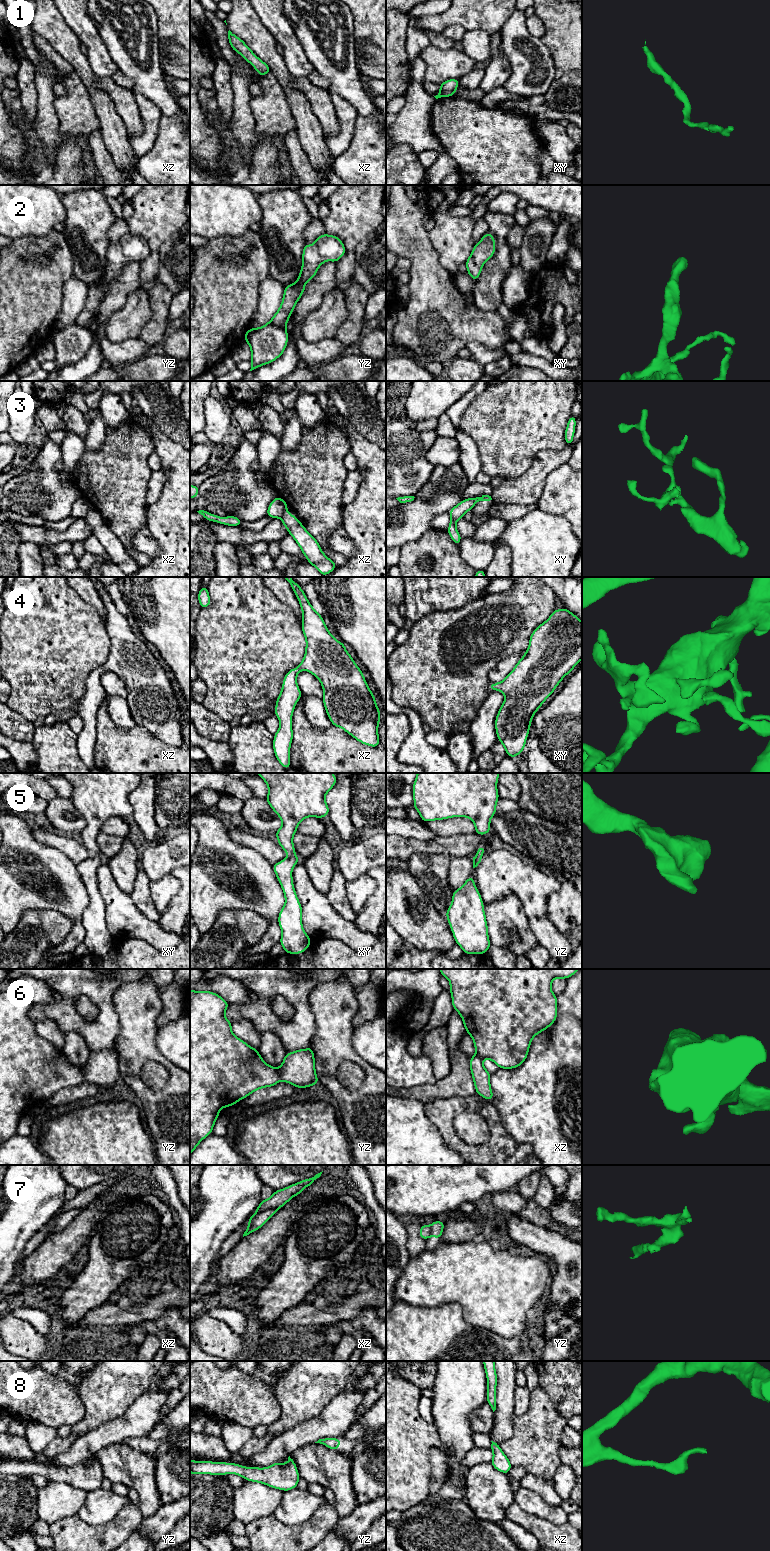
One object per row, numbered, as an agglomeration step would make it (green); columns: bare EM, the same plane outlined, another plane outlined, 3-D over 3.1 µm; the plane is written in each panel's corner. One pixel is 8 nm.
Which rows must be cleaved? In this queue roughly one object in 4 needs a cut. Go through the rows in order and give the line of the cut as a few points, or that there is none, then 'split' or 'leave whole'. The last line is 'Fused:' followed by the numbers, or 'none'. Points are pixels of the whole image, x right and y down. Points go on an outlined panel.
1: no cut | leave whole
2: no cut | leave whole
3: xz (283, 513), (280, 517) | split
4: no cut | leave whole
5: no cut | leave whole
6: yz (277, 1069), (281, 1079) | split
7: xz (276, 1208), (267, 1208), (256, 1213) | split
8: no cut | leave whole
Fused: 3, 6, 7

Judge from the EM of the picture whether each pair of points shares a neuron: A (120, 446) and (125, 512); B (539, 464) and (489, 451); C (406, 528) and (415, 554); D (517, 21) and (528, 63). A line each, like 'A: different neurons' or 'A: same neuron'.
A: same neuron
B: different neurons
C: different neurons
D: same neuron

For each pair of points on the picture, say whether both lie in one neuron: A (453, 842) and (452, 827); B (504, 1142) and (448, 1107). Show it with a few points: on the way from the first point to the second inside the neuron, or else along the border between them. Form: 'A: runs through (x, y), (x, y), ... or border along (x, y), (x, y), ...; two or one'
A: border along (474, 832), (437, 836); two
B: runs through (484, 1151), (466, 1151), (448, 1133), (448, 1127); one

